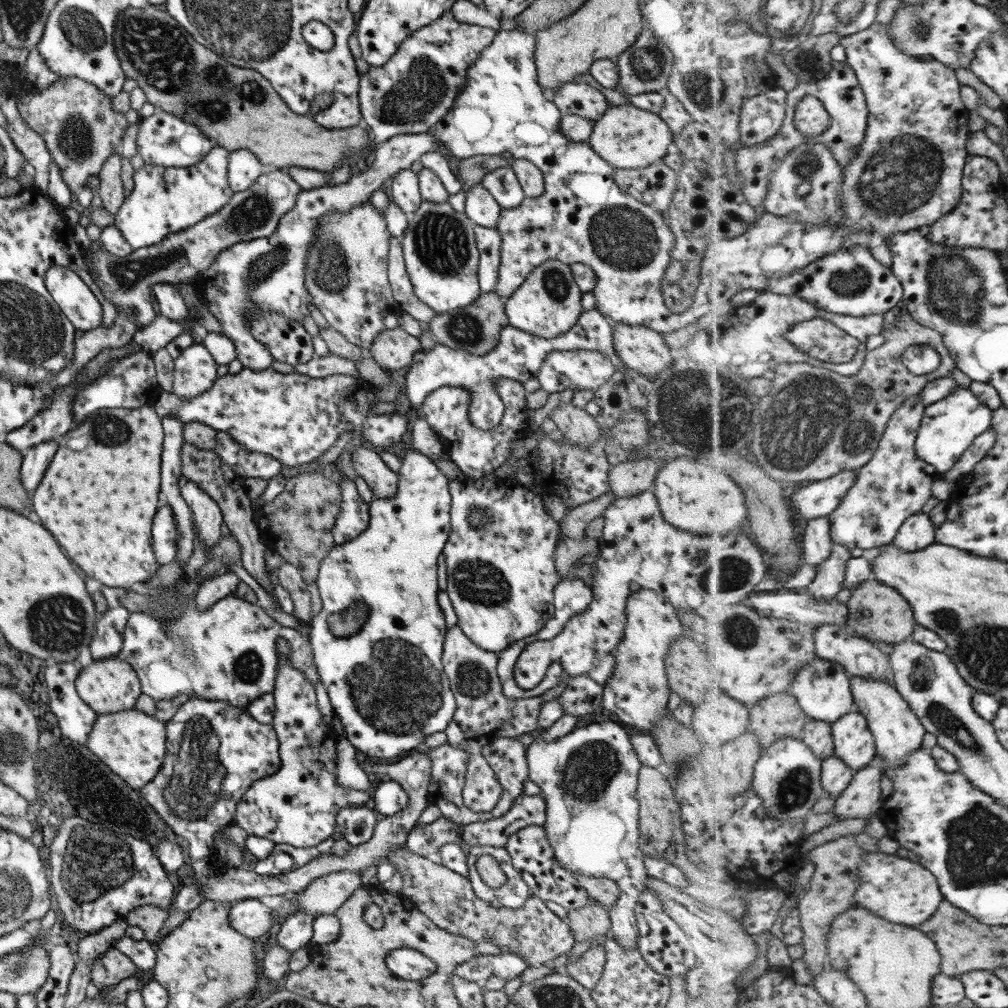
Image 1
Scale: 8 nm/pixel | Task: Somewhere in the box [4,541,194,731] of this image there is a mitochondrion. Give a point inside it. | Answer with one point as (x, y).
(50, 625)

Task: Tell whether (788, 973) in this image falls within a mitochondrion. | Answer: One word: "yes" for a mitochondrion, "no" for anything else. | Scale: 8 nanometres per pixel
no

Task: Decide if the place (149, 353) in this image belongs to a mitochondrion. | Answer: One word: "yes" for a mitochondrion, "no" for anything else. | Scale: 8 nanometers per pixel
no

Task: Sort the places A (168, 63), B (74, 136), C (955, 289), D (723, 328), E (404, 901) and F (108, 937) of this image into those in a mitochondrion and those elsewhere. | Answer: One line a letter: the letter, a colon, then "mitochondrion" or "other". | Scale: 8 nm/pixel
A: mitochondrion
B: mitochondrion
C: mitochondrion
D: other
E: other
F: other

